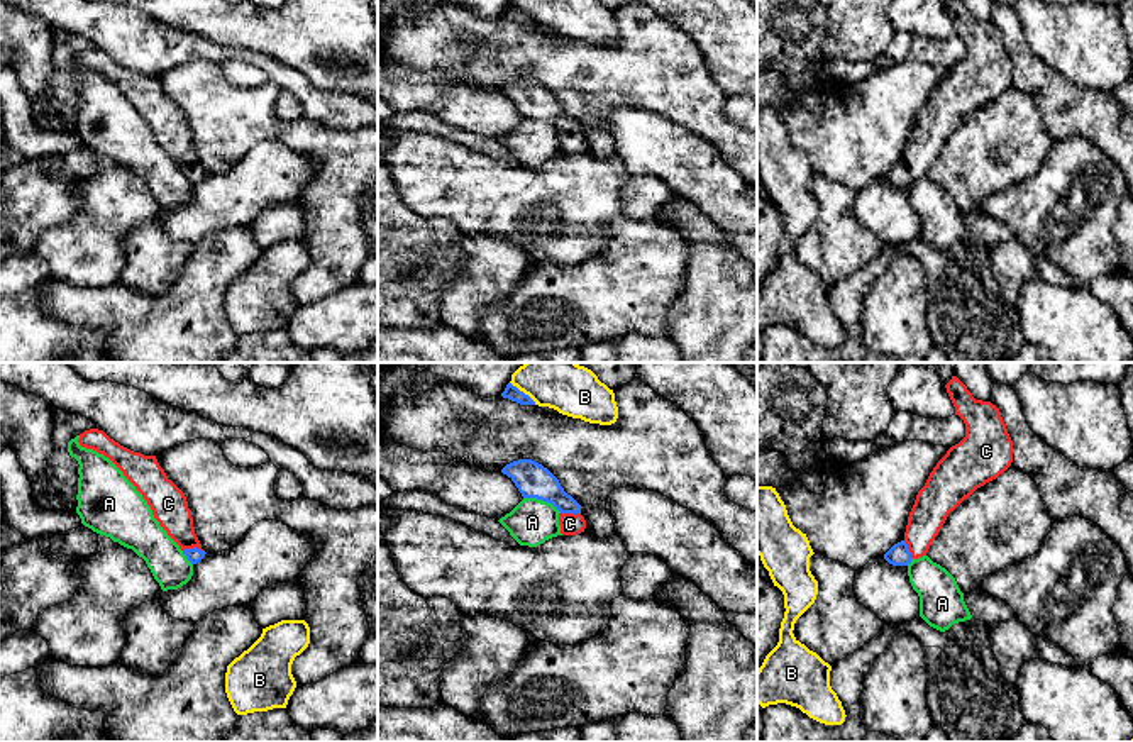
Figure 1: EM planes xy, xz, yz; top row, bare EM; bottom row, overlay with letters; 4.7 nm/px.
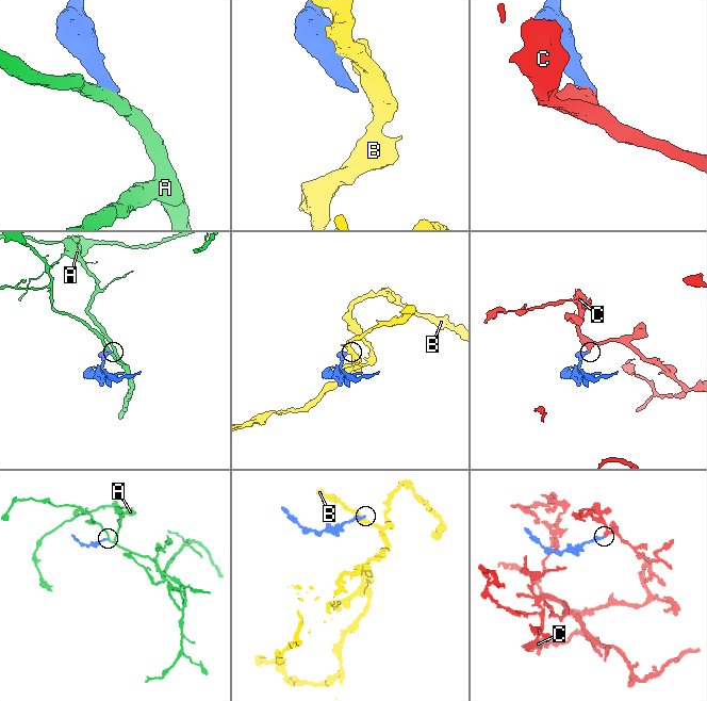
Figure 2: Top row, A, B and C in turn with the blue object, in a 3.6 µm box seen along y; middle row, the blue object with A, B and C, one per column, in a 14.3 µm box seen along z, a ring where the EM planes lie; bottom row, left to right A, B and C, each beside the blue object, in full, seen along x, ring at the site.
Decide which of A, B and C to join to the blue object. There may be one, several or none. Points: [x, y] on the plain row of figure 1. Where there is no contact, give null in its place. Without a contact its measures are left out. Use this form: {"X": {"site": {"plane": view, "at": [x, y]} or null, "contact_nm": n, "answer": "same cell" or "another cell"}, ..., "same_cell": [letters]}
{"A": {"site": {"plane": "xz", "at": [542, 121]}, "contact_nm": 200, "answer": "another cell"}, "B": {"site": {"plane": "xz", "at": [522, 12]}, "contact_nm": 170, "answer": "another cell"}, "C": {"site": {"plane": "xy", "at": [193, 168]}, "contact_nm": 100, "answer": "same cell"}, "same_cell": ["C"]}

